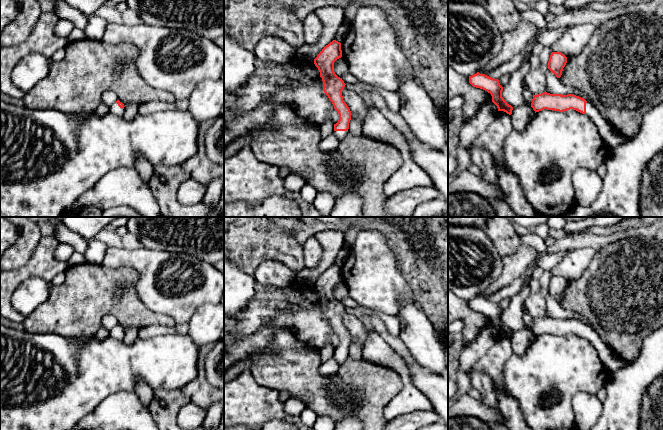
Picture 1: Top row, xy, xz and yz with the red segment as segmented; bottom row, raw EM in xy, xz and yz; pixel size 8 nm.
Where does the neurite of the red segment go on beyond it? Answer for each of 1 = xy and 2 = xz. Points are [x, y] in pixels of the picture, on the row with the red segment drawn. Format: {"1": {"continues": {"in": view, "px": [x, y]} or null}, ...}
{"1": {"continues": {"in": "xy", "px": [114, 109]}}, "2": {"continues": {"in": "xz", "px": [340, 135]}}}

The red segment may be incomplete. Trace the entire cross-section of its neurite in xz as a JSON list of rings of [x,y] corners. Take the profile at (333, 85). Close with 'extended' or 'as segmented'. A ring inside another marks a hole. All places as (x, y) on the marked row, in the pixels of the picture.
[[[333,40],[314,59],[323,81],[323,91],[339,114],[339,120],[334,124],[333,132],[339,143],[346,137],[351,120],[351,111],[342,96],[342,90],[346,84],[334,72],[334,62],[341,57],[341,43]]] | extended

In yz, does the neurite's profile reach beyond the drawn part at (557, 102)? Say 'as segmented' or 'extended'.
extended

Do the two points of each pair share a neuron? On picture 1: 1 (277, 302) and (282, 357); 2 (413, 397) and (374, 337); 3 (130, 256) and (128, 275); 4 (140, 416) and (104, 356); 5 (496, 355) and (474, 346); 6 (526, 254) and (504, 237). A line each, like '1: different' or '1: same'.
1: different
2: same
3: different
4: different
5: different
6: different

